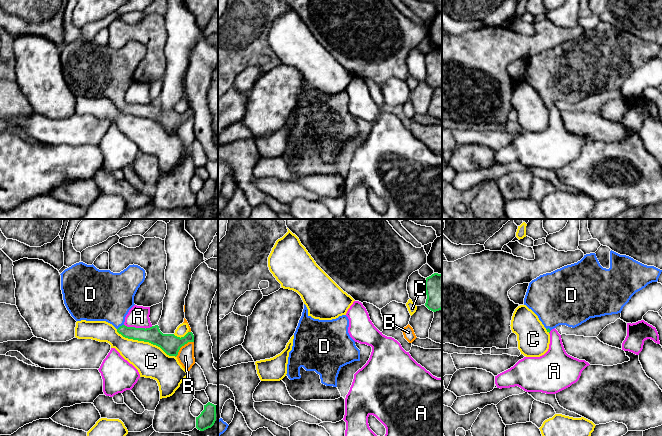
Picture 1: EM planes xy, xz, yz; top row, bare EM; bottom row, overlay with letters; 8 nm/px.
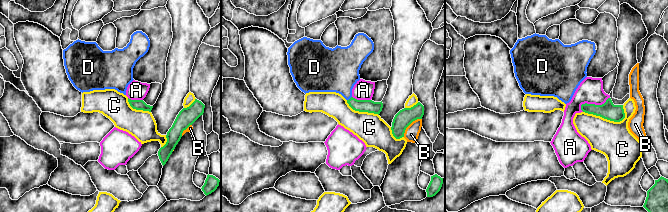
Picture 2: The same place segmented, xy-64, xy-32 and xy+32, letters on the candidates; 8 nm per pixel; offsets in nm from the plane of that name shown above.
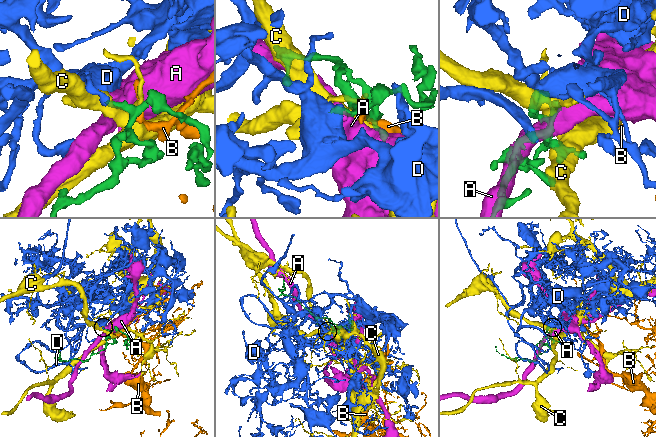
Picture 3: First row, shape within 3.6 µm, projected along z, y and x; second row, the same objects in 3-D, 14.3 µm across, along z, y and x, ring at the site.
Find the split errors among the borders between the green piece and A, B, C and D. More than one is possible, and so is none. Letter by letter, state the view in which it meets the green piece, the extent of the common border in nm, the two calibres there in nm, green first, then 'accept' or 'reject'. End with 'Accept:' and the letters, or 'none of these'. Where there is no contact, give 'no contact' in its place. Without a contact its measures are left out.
A: xy | 240 nm | 140/180 nm | reject
B: xy | 200 nm | 160/130 nm | reject
C: xy | 550 nm | 160/260 nm | reject
D: xy | 70 nm | 110/380 nm | accept
Accept: D

